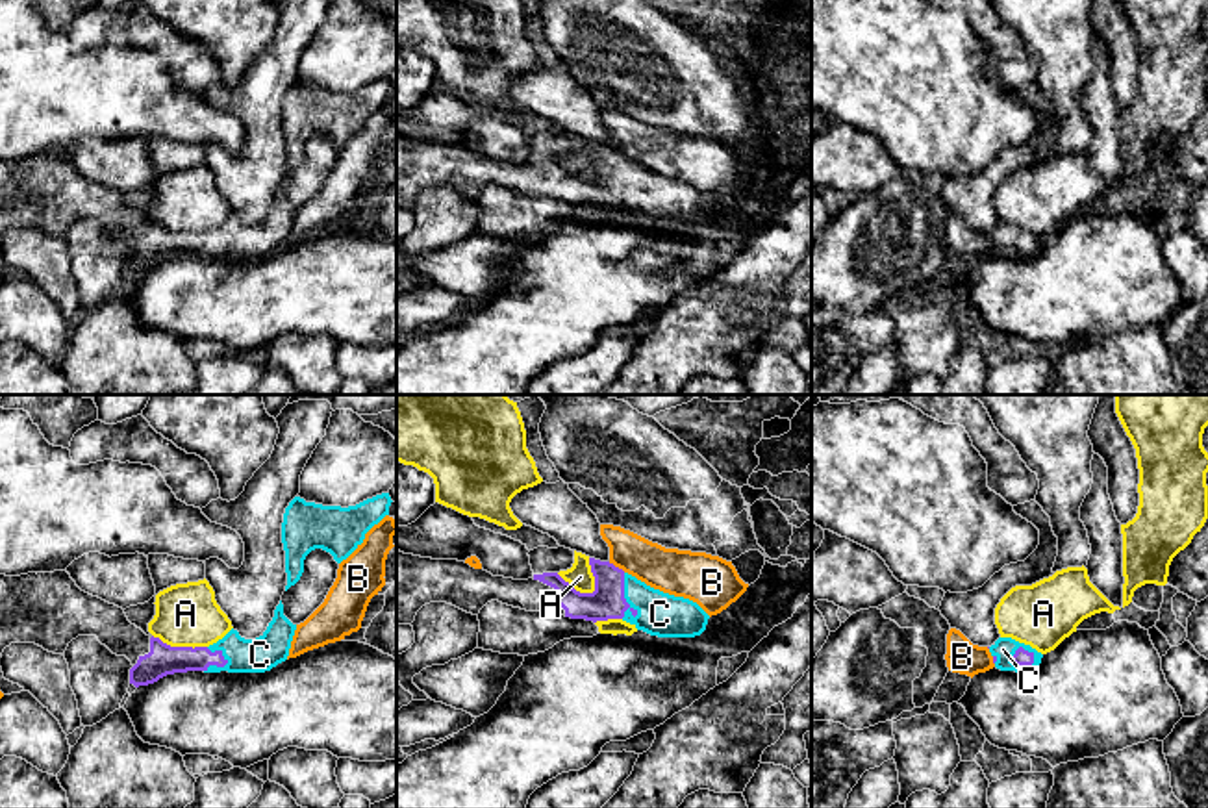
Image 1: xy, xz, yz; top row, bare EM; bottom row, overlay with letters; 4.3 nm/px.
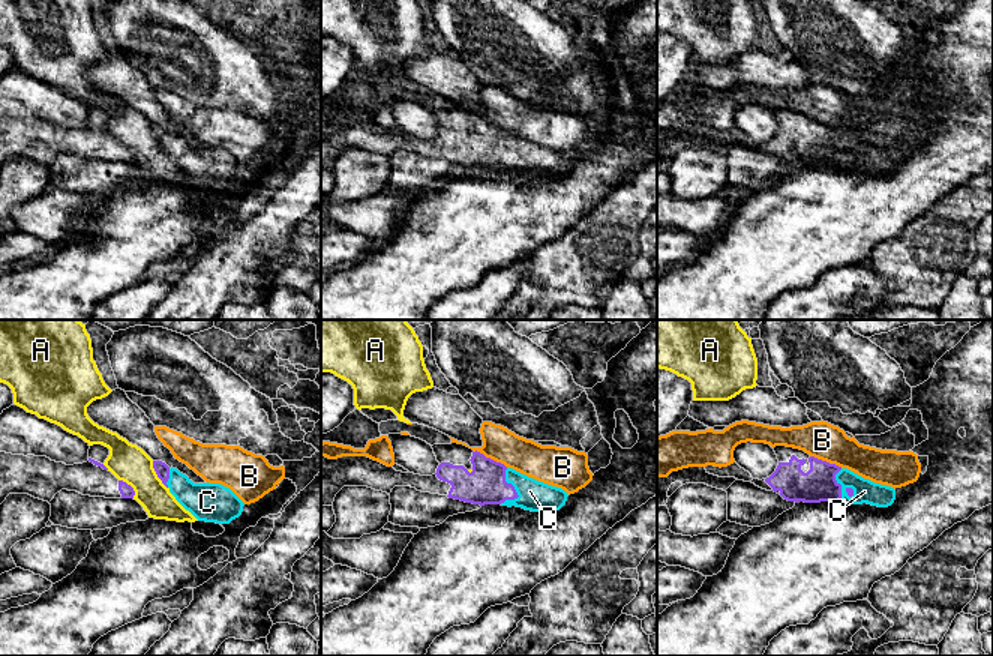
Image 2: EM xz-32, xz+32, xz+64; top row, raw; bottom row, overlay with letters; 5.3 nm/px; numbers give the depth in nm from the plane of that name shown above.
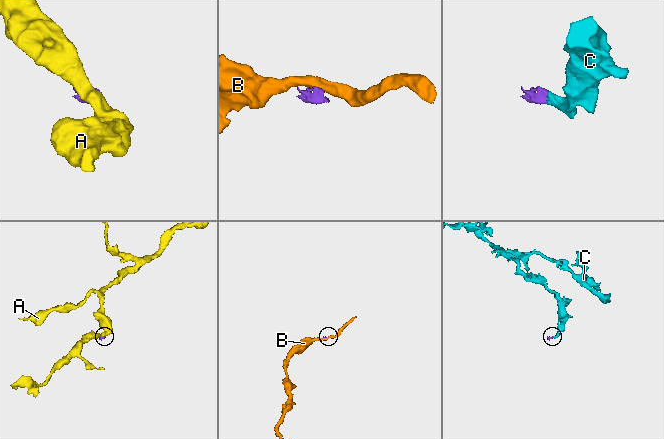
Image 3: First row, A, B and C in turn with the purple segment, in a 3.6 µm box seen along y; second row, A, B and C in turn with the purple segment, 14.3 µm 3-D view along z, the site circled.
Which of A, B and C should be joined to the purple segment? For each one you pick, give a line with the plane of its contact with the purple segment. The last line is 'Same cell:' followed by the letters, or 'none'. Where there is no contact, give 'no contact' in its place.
C: xz
Same cell: C

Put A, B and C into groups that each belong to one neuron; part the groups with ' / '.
A / B / C

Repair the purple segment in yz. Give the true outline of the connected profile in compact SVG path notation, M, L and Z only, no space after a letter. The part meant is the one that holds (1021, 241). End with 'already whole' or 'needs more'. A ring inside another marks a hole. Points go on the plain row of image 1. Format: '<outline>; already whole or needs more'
M999 222L988 232L1000 256L1030 258L1039 252L1043 239L1012 222Z; needs more

